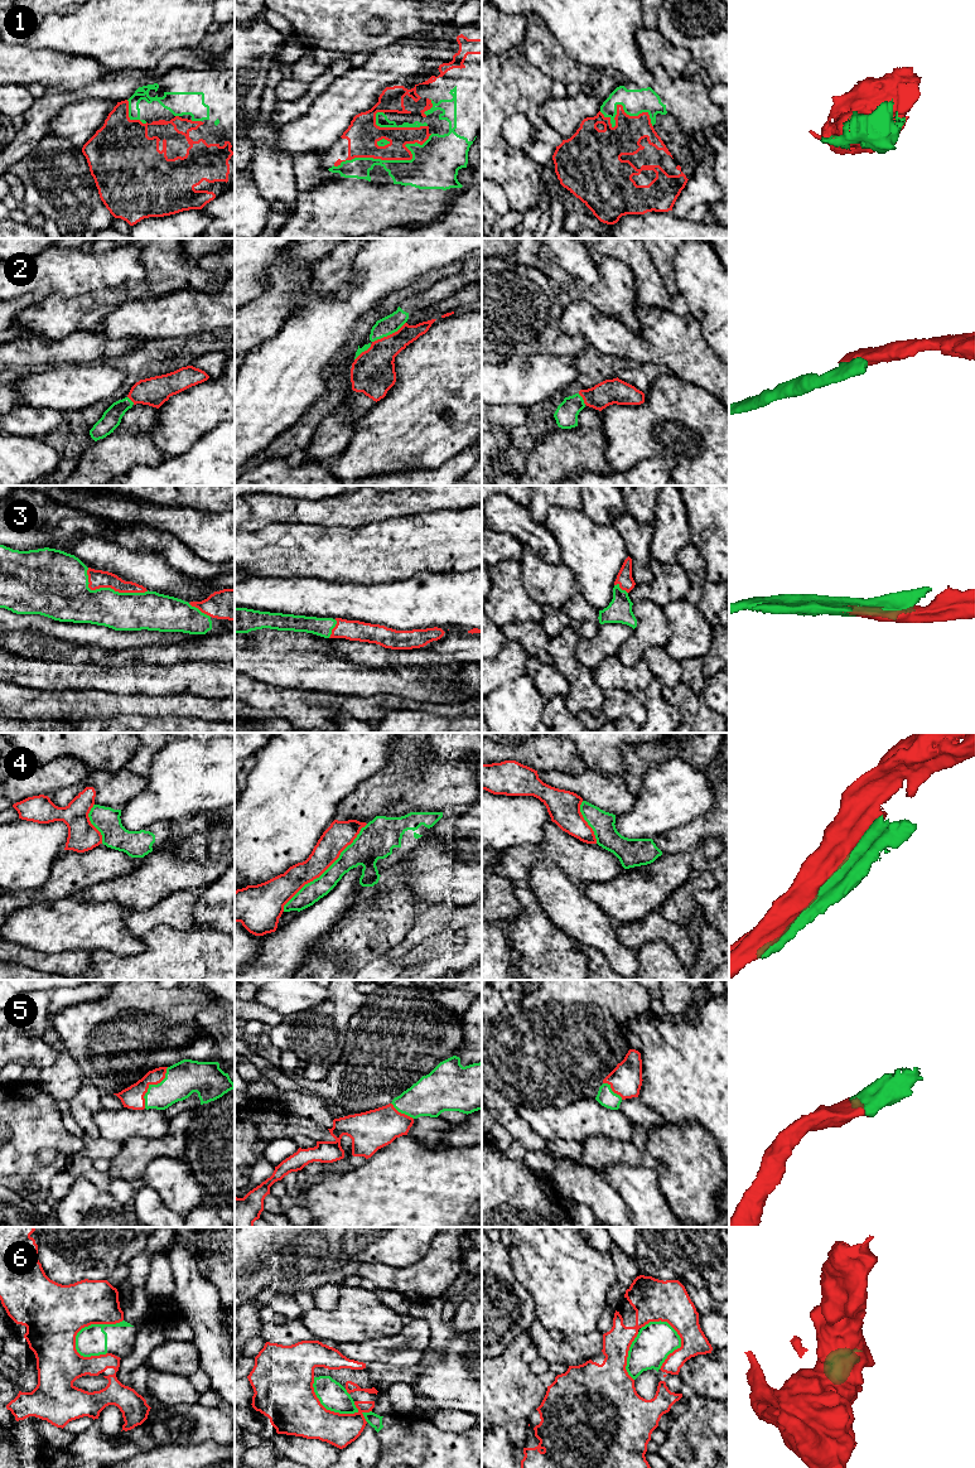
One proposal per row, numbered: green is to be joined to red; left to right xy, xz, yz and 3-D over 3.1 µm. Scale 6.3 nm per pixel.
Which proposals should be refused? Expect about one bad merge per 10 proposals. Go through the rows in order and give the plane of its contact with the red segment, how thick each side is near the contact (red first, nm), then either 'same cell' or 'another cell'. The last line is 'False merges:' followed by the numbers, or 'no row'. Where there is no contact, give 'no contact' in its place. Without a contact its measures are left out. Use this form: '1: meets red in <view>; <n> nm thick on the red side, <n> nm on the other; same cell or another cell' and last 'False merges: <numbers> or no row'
1: meets red in xz; 200 nm thick on the red side, 260 nm on the other; same cell
2: meets red in xz; 280 nm thick on the red side, 120 nm on the other; same cell
3: meets red in xy; 120 nm thick on the red side, 260 nm on the other; same cell
4: meets red in xz; 170 nm thick on the red side, 160 nm on the other; another cell
5: meets red in xy; 140 nm thick on the red side, 220 nm on the other; same cell
6: meets red in xy; 380 nm thick on the red side, 190 nm on the other; another cell
False merges: 4, 6

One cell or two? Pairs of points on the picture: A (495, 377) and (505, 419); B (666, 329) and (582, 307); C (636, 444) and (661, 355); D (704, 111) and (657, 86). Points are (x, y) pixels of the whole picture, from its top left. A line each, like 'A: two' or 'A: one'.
A: two
B: one
C: two
D: one

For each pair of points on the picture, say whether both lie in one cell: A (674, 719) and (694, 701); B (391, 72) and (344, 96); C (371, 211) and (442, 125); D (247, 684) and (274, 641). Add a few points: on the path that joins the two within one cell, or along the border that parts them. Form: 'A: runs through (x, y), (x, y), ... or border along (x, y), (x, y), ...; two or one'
A: border along (667, 700), (683, 719); two
B: runs through (380, 73), (372, 73), (356, 85); one
C: runs through (391, 189), (434, 146); one
D: border along (247, 675), (280, 687); two

